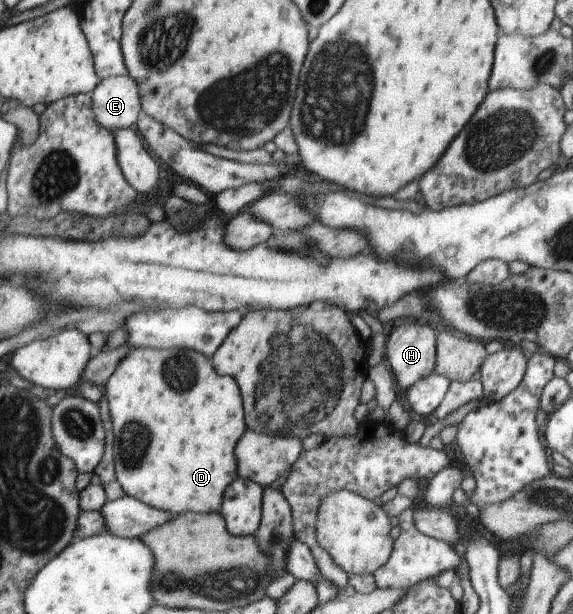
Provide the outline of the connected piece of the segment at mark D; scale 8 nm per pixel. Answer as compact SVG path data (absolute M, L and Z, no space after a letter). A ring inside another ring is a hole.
M131 349L122 358L122 362L116 366L112 376L104 384L103 395L108 400L108 410L110 410L110 418L112 419L116 478L125 494L154 508L170 511L173 516L188 511L195 513L220 513L224 491L238 477L234 448L236 448L236 442L242 438L242 435L247 430L242 396L240 396L240 389L238 384L236 384L236 379L230 375L218 374L212 366L211 358L204 356L199 351L190 349Z

